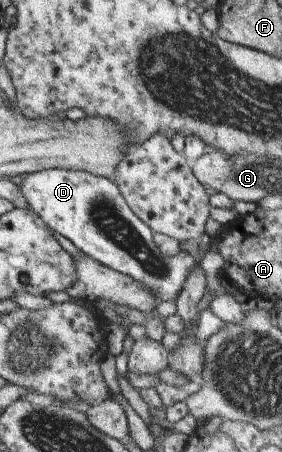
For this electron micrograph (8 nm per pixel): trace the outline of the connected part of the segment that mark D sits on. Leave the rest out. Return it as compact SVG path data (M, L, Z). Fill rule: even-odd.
M44 169L22 175L18 188L29 208L43 220L49 229L70 240L81 253L92 260L146 285L155 294L158 302L174 301L186 275L196 265L193 256L185 250L179 250L173 257L167 257L157 249L152 238L154 232L130 210L116 183L112 180L86 171Z

